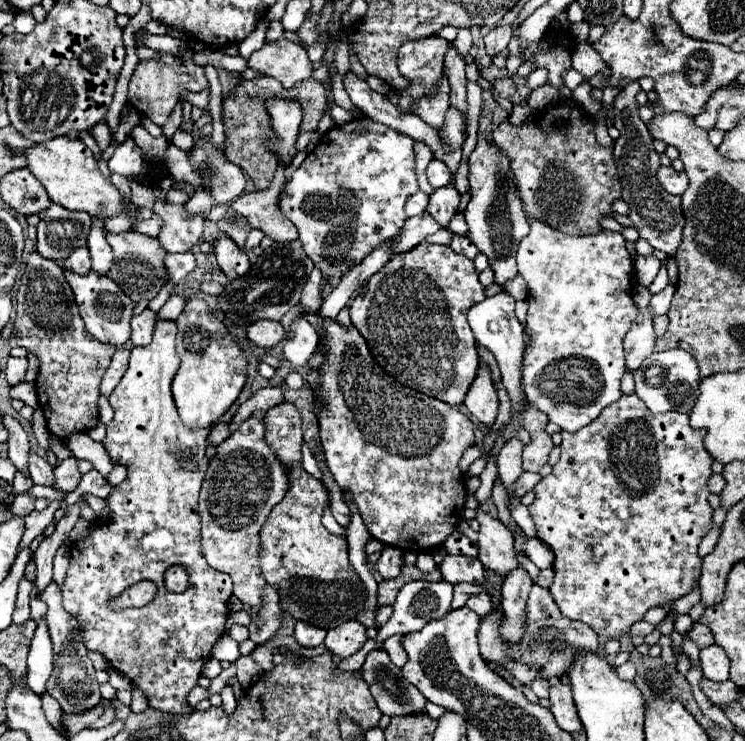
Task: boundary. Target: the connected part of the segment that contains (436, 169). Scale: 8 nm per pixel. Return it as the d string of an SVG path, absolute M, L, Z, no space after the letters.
M437 160L429 162L425 174L427 174L427 180L433 188L441 188L451 182L451 172L447 170L447 166L443 162L437 162Z

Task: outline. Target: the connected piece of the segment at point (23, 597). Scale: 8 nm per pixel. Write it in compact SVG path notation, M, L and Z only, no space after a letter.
M29 580L19 582L19 592L17 592L17 602L15 602L15 612L13 612L13 622L21 624L29 620L29 598L31 598L31 588L33 584Z

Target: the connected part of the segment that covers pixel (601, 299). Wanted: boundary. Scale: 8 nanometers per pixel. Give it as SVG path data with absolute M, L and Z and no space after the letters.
M531 220L531 232L525 240L521 240L519 250L517 250L517 266L519 266L519 274L525 278L527 286L529 286L529 296L527 296L527 304L529 304L529 314L527 314L527 322L525 326L531 332L531 346L525 352L523 358L523 390L527 396L527 402L537 406L539 410L543 410L551 422L559 424L565 432L577 432L579 428L591 424L601 412L603 408L607 408L609 404L617 402L621 398L621 390L619 390L619 382L625 374L625 352L623 352L623 338L633 322L633 318L637 316L635 304L633 304L633 264L631 264L631 254L625 248L625 238L617 232L609 232L609 230L601 230L595 236L569 236L563 234L559 230L553 230L551 226L539 222L539 220Z

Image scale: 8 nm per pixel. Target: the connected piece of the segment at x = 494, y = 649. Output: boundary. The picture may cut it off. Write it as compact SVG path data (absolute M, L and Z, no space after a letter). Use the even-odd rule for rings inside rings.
M533 584L529 602L527 602L527 630L525 638L517 646L509 646L499 636L499 612L493 612L481 620L479 628L479 648L483 648L483 658L497 662L505 670L509 670L521 684L531 684L537 678L563 676L571 666L571 660L577 650L597 652L597 634L583 622L575 622L565 618L559 612L549 590ZM535 640L535 642L533 642Z

